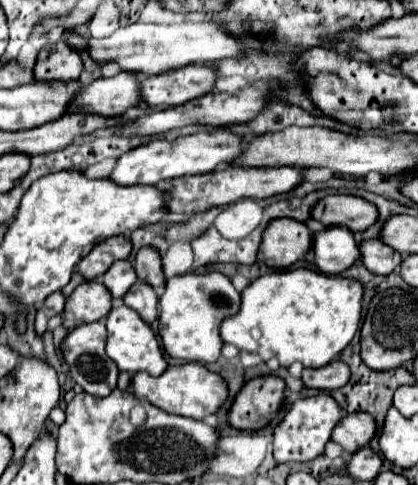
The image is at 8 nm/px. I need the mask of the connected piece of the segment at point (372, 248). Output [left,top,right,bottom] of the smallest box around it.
[360,240,402,274]

